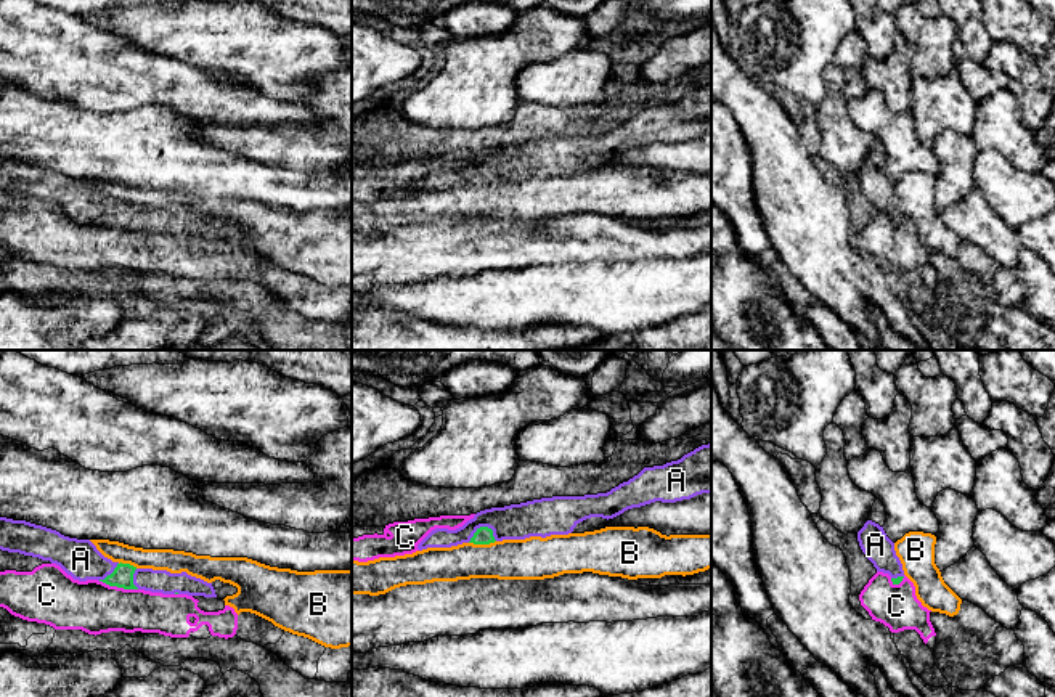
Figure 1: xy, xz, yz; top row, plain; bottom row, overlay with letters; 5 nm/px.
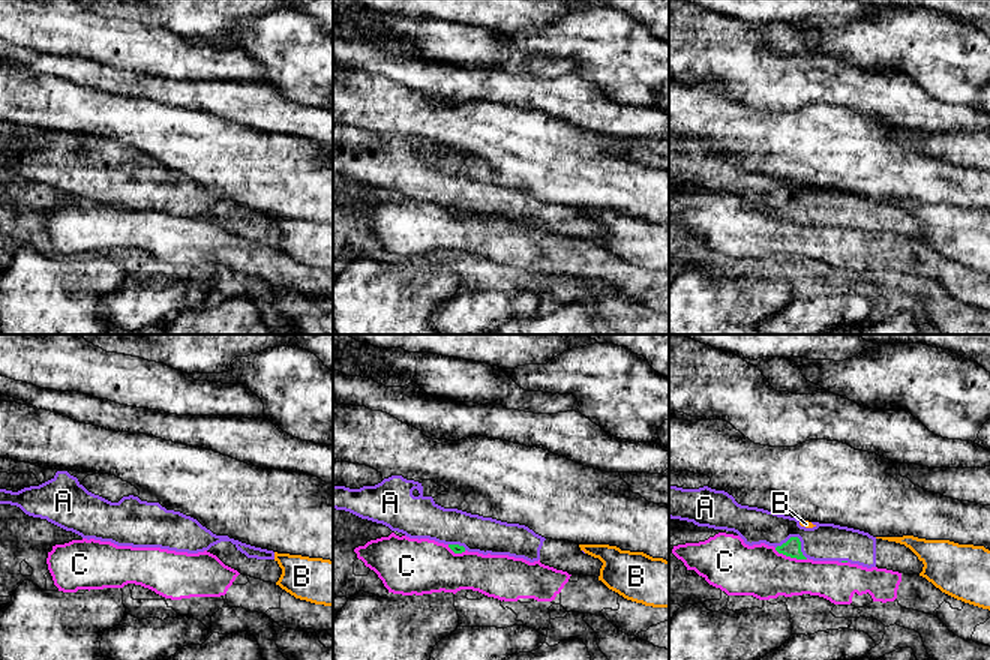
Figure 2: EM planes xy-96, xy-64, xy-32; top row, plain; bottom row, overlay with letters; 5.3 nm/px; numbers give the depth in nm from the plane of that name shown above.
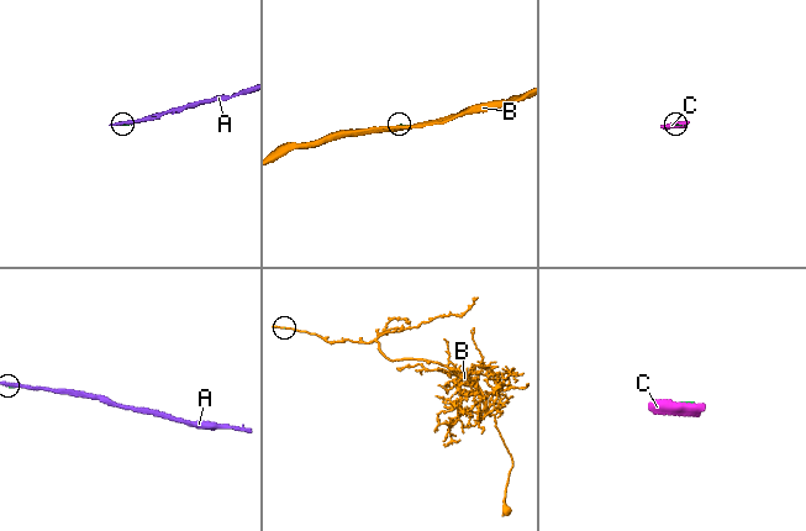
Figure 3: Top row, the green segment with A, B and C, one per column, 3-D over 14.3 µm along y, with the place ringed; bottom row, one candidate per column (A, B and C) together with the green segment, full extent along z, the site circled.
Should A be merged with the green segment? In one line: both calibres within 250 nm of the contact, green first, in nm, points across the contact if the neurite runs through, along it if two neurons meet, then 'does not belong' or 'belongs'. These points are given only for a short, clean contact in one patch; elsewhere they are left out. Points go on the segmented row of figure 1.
90 nm thick on the green side, 180 nm on the other; belongs

